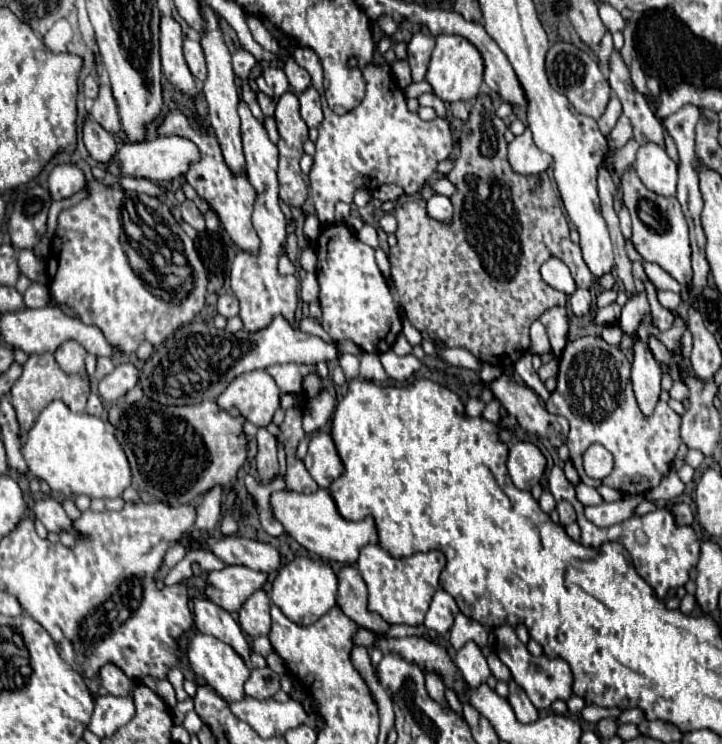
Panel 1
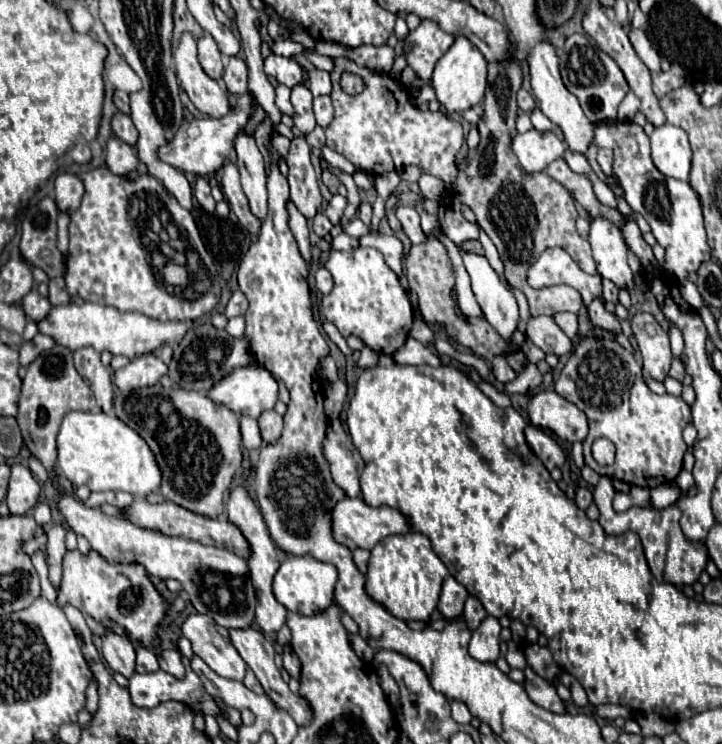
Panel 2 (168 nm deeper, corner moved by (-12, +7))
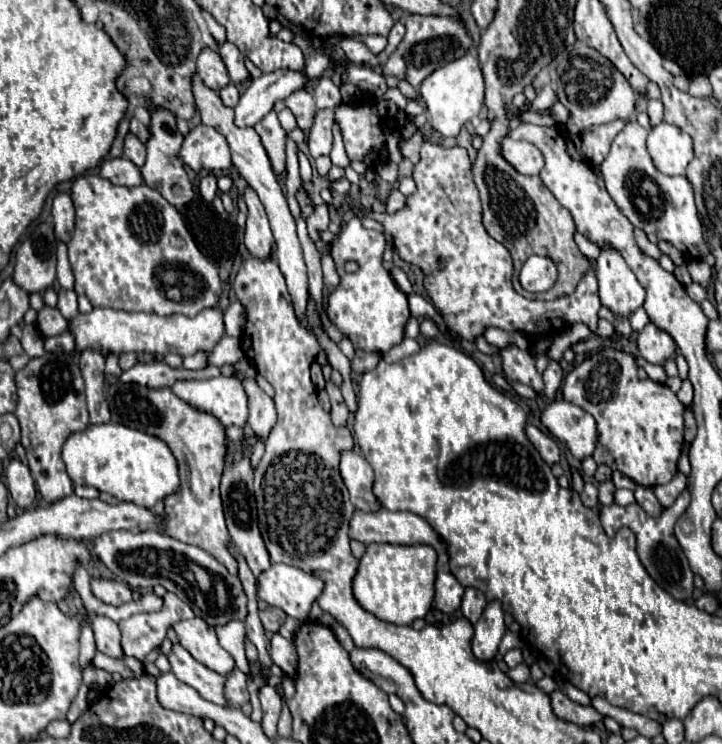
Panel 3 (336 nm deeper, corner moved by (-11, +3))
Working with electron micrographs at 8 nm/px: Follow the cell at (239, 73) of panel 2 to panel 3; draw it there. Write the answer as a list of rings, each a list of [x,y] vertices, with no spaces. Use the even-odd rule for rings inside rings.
[[[229,83],[225,89],[219,91],[219,97],[221,97],[221,101],[223,101],[227,107],[235,107],[237,101],[239,101],[239,91],[237,91],[237,87],[235,87],[233,83]]]

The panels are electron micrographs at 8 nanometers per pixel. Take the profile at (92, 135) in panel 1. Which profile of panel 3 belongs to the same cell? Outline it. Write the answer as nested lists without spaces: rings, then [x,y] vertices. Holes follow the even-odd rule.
[[[127,157],[105,159],[101,165],[101,177],[109,179],[113,185],[123,185],[123,187],[137,187],[143,183],[139,167]]]

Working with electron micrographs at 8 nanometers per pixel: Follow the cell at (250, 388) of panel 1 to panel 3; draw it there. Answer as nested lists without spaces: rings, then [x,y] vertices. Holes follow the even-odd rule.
[[[219,375],[205,381],[177,381],[171,389],[191,407],[217,417],[223,427],[247,423],[247,395],[239,379]]]

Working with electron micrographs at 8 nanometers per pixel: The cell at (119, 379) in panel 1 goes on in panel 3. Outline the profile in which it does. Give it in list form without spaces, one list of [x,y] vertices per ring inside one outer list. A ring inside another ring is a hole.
[[[155,361],[149,365],[137,363],[133,369],[129,369],[121,375],[121,381],[161,389],[161,387],[171,387],[175,381],[181,381],[181,379],[209,379],[215,375],[219,375],[217,367],[207,367],[207,369],[201,369],[199,373],[187,373],[187,369],[183,369],[183,367],[173,369],[165,361]]]

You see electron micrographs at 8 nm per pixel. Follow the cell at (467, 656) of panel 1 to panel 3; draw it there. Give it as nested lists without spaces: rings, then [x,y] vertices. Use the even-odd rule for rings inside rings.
[[[491,601],[483,609],[481,619],[475,623],[475,635],[473,635],[475,657],[481,661],[493,659],[497,653],[497,647],[501,643],[503,633],[505,633],[503,609],[501,609],[499,601]]]

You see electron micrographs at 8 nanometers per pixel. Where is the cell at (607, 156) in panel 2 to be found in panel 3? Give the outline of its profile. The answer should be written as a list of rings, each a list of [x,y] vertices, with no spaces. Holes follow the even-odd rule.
[[[611,121],[607,125],[595,125],[585,135],[581,135],[581,149],[593,165],[601,165],[609,153],[611,141],[623,129],[623,125],[625,121]]]

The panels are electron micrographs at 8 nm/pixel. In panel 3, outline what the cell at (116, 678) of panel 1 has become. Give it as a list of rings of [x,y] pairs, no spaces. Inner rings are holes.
[[[97,615],[91,621],[91,629],[95,635],[95,645],[101,653],[109,655],[109,657],[123,657],[123,649],[121,649],[121,633],[115,621],[111,621],[109,617]]]

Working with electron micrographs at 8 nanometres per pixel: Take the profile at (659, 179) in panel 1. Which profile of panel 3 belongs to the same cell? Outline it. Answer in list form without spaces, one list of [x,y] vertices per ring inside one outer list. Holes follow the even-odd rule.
[[[661,121],[649,131],[647,151],[661,173],[685,175],[685,169],[693,159],[693,141],[679,127]]]

